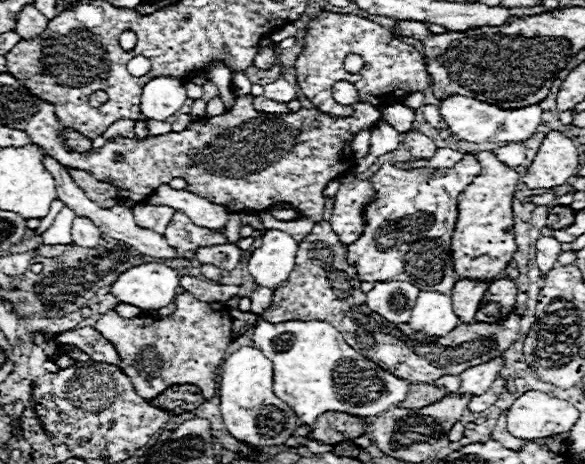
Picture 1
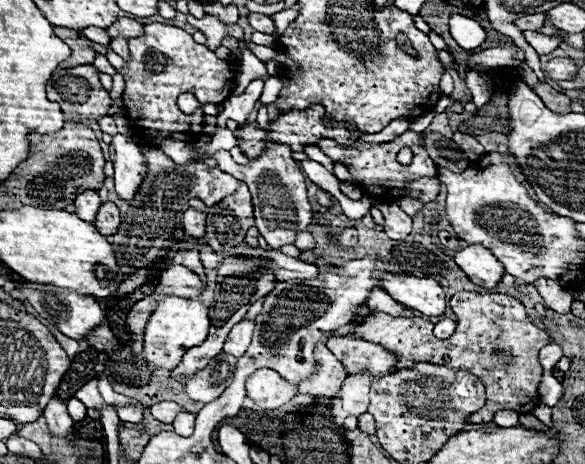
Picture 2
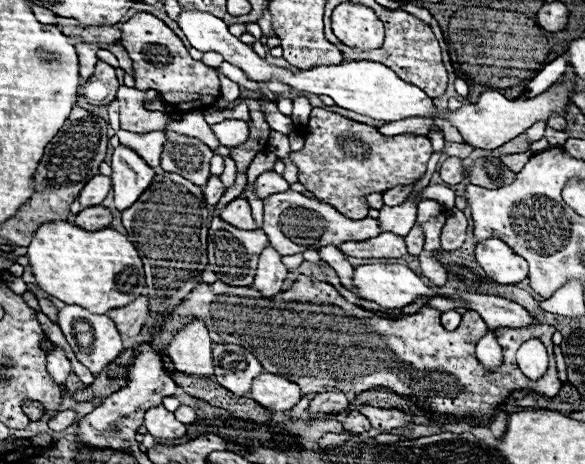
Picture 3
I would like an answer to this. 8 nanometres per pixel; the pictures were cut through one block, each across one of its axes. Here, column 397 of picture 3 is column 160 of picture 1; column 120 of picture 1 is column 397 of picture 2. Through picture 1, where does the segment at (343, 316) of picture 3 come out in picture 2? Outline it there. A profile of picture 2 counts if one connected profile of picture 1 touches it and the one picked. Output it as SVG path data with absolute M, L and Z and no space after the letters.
M474 291L456 293L449 302L457 317L456 332L448 340L438 340L432 334L432 322L424 318L394 318L384 312L372 312L350 334L372 344L384 346L396 356L394 370L412 368L416 362L440 364L452 370L468 370L486 386L486 404L474 412L466 422L492 422L496 410L516 410L520 414L532 412L538 404L538 386L542 380L542 366L538 352L550 344L552 338L534 326L520 300L506 294L480 294Z

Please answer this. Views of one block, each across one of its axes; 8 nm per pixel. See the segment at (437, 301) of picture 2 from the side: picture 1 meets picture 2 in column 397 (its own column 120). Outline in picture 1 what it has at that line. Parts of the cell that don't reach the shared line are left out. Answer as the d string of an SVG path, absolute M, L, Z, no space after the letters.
M140 264L112 284L112 294L118 302L138 306L140 310L160 310L174 302L178 288L178 272L164 264Z

